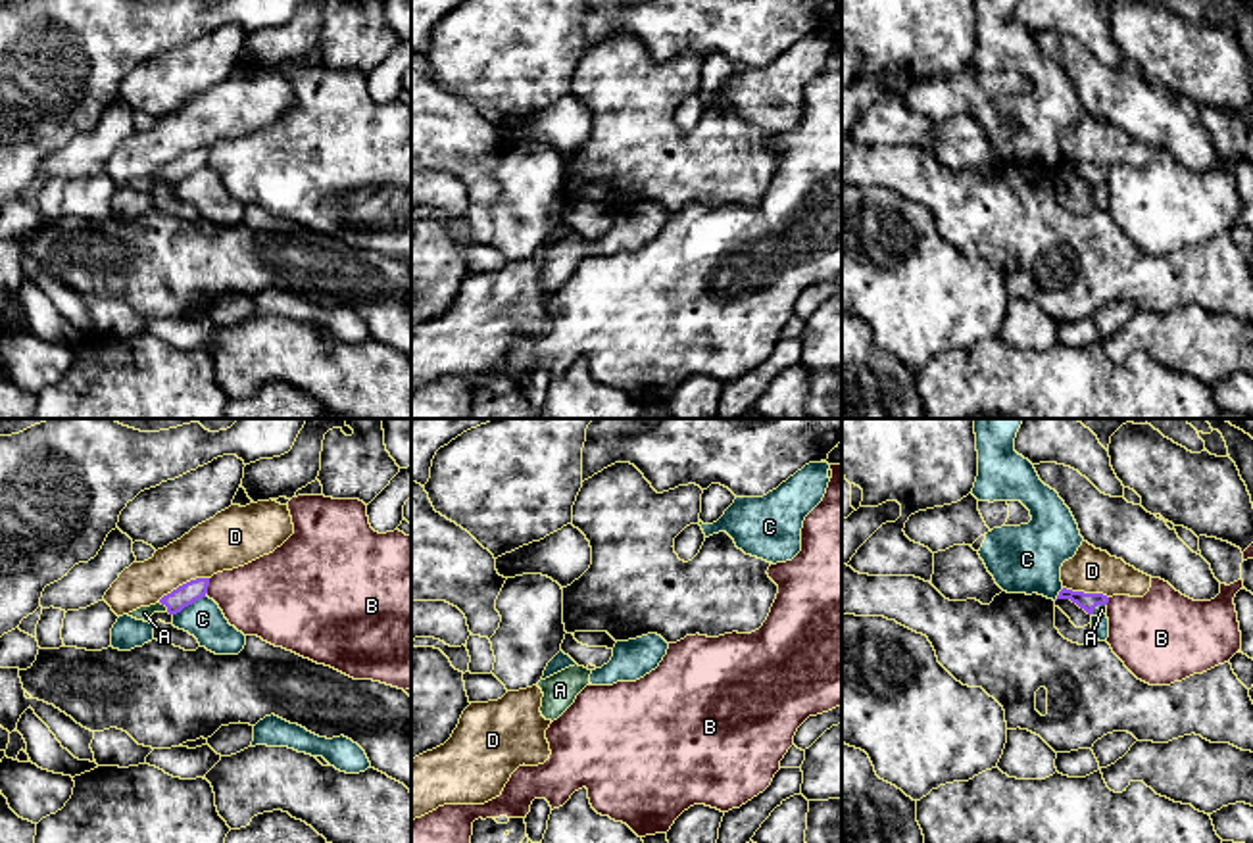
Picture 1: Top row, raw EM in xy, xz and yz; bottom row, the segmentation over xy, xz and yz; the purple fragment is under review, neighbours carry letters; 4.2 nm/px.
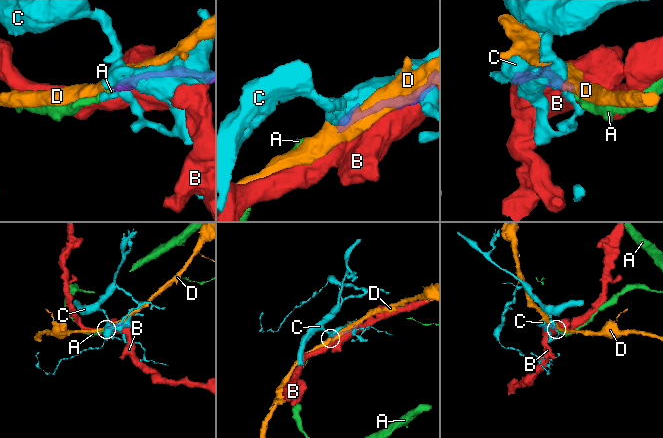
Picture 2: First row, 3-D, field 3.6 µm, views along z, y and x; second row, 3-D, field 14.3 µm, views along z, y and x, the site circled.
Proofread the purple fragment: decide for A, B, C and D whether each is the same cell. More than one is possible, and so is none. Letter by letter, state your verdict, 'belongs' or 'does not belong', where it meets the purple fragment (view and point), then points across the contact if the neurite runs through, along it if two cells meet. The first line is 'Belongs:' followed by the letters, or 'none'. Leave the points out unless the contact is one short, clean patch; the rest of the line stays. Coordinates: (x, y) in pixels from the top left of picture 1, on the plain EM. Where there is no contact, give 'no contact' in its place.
Belongs: A
A: belongs; contact xy (166, 175); way xy (187, 164), (166, 175), (145, 183)
B: does not belong; contact xy (208, 154)
C: does not belong; contact xy (189, 173)
D: does not belong; contact xy (183, 154)

